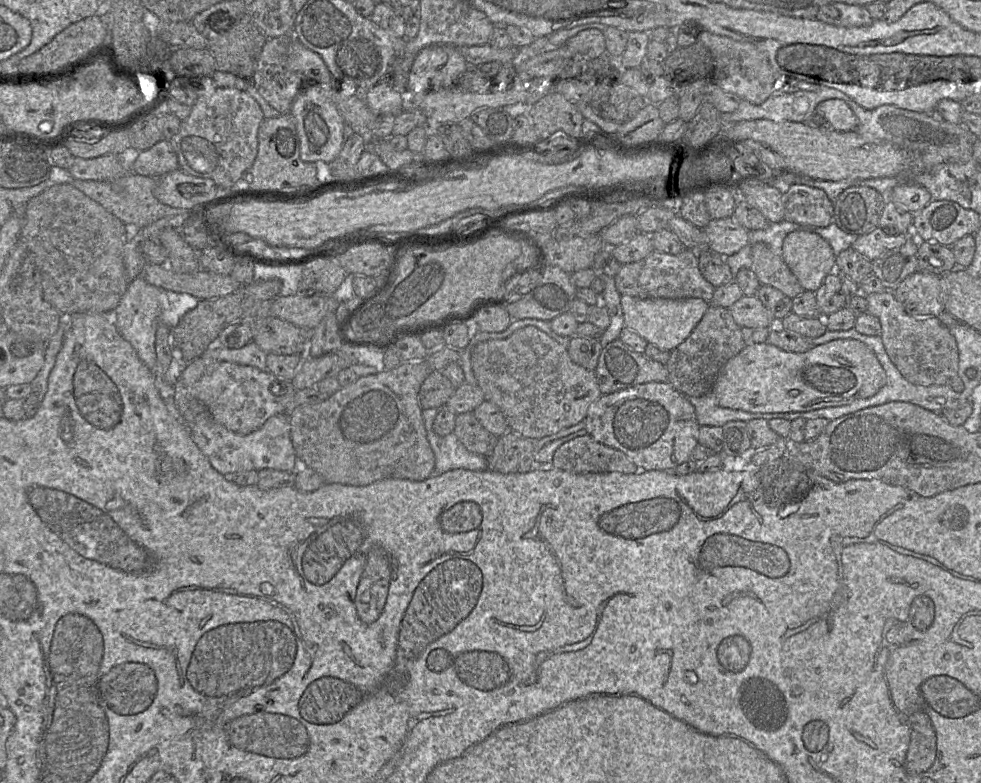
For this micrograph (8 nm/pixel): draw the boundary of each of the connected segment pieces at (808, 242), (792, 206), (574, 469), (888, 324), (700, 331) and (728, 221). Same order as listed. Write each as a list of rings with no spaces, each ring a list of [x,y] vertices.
[[[811,230],[789,233],[783,241],[782,257],[804,291],[815,292],[825,277],[836,271],[831,246]]]
[[[791,184],[783,193],[786,220],[805,227],[826,227],[833,221],[834,207],[823,190]]]
[[[589,434],[562,444],[554,453],[553,469],[572,473],[620,472],[634,474],[639,468],[620,450],[594,440]]]
[[[882,291],[865,295],[867,298],[867,312],[877,317],[881,324],[881,339],[887,355],[907,381],[911,384],[951,385],[958,379],[958,348],[954,336],[937,317],[917,318],[909,315],[902,305],[896,300],[893,291]]]
[[[709,305],[687,339],[670,351],[666,364],[668,382],[686,397],[707,395],[725,363],[745,347],[741,327],[734,321],[729,309]]]
[[[733,217],[711,219],[703,229],[707,236],[707,248],[728,257],[749,244],[749,230]]]

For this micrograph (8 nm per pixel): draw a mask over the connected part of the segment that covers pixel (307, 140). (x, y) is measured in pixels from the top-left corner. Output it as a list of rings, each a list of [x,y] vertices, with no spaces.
[[[309,83],[300,90],[290,110],[300,141],[300,158],[304,162],[330,164],[344,144],[345,121],[334,102],[334,89],[319,83]]]

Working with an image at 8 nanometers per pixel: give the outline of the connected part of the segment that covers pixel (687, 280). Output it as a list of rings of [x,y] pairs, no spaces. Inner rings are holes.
[[[685,249],[677,255],[654,250],[640,261],[623,264],[614,279],[616,288],[621,295],[639,299],[701,298],[710,304],[715,290],[715,287],[699,271],[697,250],[691,249]]]

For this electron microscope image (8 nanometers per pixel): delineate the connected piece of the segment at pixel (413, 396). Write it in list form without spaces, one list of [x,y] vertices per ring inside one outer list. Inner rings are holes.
[[[425,360],[402,362],[392,370],[384,370],[376,374],[359,377],[353,384],[340,388],[328,399],[316,403],[297,407],[289,414],[291,441],[302,466],[309,467],[320,474],[324,484],[343,484],[352,486],[365,486],[383,479],[408,479],[413,481],[424,480],[434,474],[435,456],[427,439],[427,432],[422,417],[422,408],[419,404],[419,390],[422,383],[431,373],[429,364]]]

